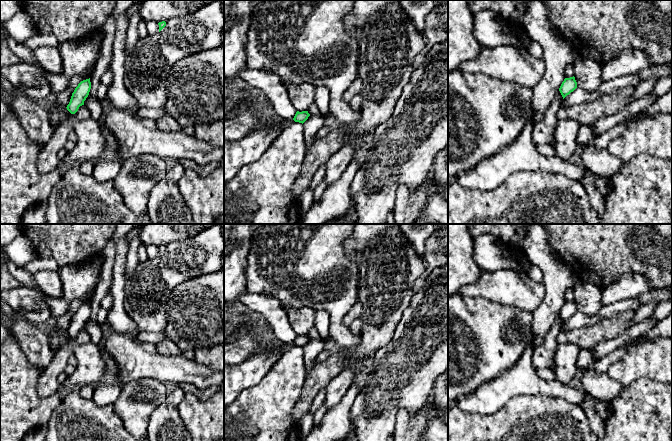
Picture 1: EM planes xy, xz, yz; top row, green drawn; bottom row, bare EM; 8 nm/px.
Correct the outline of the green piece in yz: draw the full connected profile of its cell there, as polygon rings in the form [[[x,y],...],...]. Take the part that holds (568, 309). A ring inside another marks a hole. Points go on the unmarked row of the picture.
[[[575,301],[565,302],[562,306],[559,315],[563,321],[563,323],[569,319],[571,316],[573,316],[577,312],[577,306],[575,304]]]

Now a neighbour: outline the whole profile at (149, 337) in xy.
[[[141,332],[137,335],[132,335],[134,341],[142,341],[146,343],[154,343],[157,344],[163,340],[168,339],[163,333],[156,333],[156,332]]]

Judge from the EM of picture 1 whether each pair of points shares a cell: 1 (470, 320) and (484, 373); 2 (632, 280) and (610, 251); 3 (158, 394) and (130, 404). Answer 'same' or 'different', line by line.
1: same
2: different
3: same

